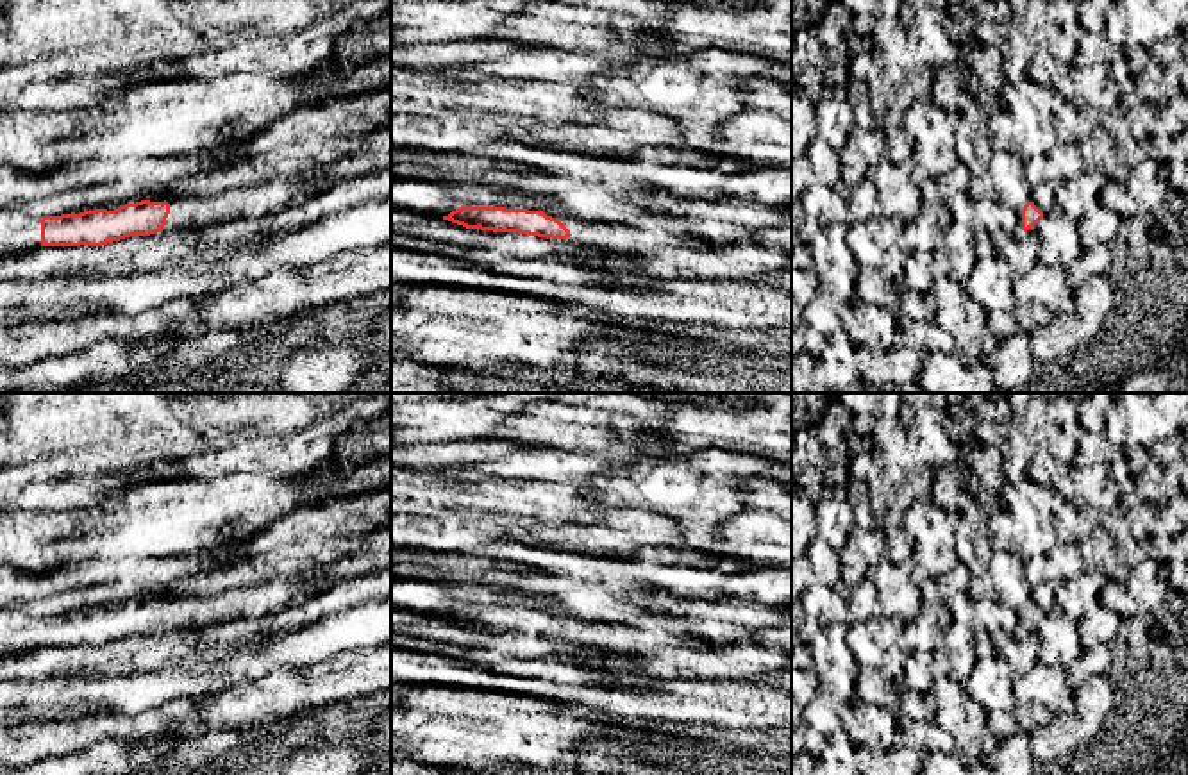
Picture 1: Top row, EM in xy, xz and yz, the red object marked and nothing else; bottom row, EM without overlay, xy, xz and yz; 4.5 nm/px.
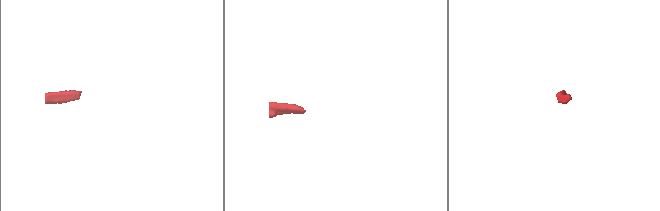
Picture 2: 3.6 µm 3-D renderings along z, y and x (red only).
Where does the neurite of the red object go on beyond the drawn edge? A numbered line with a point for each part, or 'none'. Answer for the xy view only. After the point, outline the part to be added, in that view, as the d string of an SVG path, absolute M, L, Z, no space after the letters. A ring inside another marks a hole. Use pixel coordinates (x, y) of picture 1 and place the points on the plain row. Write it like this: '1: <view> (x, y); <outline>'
1: xy (265, 599); M291 575L288 579L272 579L257 586L238 588L207 598L172 598L166 600L172 607L163 632L241 618L259 620L314 598L327 588L329 586L323 582L304 582L300 577Z
2: xy (18, 631); M0 609L0 652L41 646L41 616L18 609Z

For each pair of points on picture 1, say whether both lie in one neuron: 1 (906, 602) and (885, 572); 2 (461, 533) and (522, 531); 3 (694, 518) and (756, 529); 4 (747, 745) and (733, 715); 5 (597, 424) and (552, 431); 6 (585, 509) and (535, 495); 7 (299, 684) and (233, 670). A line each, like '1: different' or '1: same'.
1: same
2: same
3: different
4: different
5: same
6: same
7: different

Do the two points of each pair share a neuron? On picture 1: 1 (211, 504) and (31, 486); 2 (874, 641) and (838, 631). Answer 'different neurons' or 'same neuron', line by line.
1: different neurons
2: different neurons

